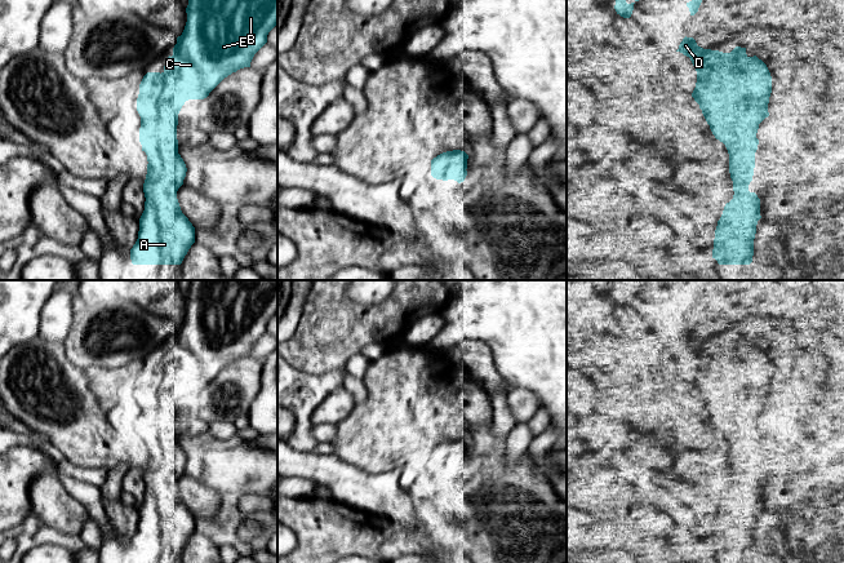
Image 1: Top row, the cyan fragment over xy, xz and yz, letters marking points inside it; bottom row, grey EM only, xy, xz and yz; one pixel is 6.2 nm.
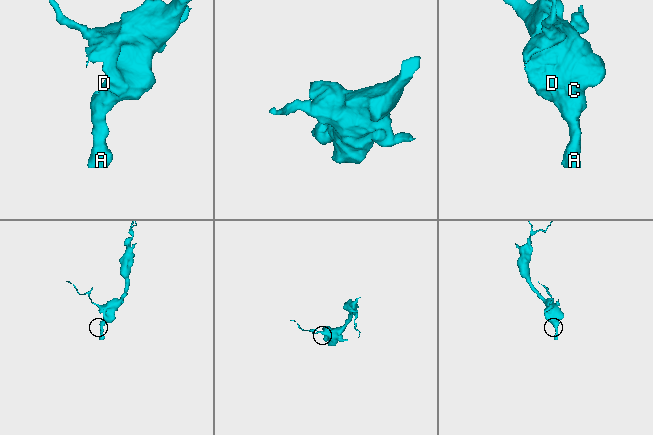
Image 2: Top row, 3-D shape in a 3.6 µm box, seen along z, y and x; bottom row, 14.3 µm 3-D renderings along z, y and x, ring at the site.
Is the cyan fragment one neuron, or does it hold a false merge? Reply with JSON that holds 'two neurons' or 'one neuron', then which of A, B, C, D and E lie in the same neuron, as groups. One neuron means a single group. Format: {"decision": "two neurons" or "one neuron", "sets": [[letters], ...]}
{"decision": "one neuron", "sets": [["A", "B", "C", "D", "E"]]}

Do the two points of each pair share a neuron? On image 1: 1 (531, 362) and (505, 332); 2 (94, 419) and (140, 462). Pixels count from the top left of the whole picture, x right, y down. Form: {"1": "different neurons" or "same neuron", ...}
{"1": "same neuron", "2": "same neuron"}

